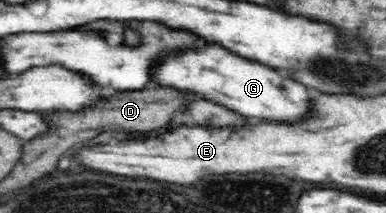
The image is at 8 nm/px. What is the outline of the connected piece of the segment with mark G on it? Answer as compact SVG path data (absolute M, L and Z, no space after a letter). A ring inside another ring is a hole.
M209 44L203 50L187 48L175 56L163 56L156 64L151 75L157 88L195 93L247 118L285 118L289 122L289 118L301 118L305 106L309 106L303 84L281 78L273 68L235 56L219 44Z

